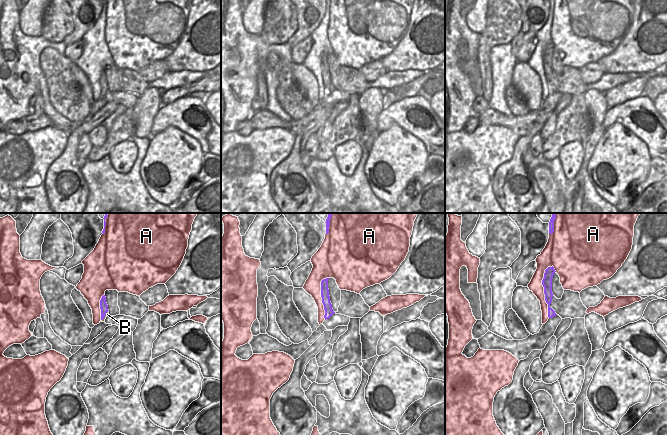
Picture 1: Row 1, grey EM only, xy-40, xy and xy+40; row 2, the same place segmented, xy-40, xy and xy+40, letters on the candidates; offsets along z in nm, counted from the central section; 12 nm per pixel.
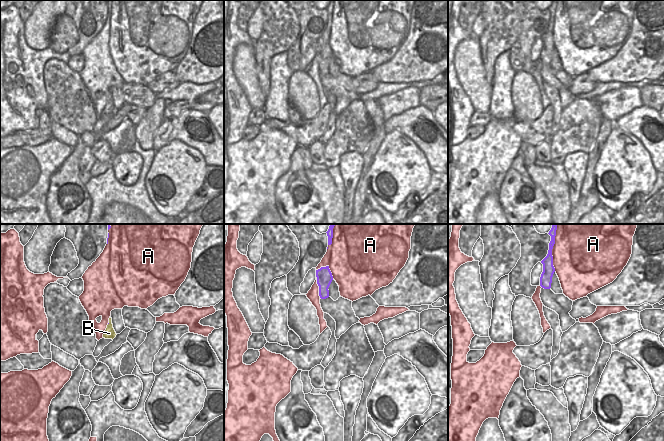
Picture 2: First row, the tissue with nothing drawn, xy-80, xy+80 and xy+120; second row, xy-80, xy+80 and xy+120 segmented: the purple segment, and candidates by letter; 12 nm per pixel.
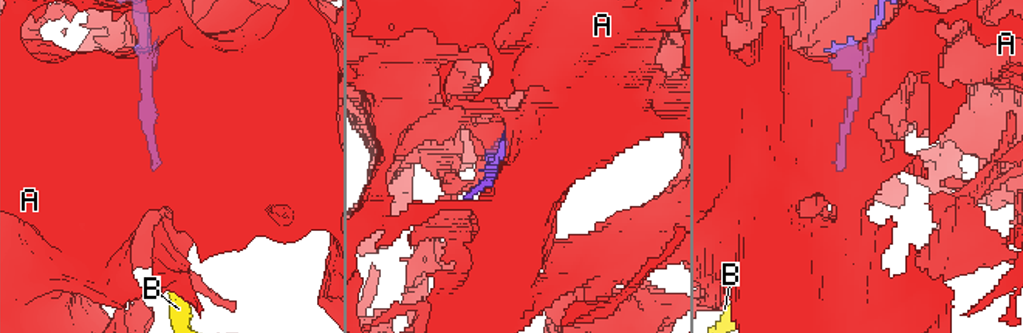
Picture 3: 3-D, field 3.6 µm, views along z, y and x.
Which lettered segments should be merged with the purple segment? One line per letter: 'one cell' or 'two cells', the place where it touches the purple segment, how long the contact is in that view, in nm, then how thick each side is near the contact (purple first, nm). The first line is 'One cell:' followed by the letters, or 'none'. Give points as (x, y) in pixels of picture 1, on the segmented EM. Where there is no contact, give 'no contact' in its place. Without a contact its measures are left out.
One cell: B
A: two cells; contact xy+40 (544, 290); length 650 nm; calibres 120 and 160 nm
B: one cell; contact xy-40 (105, 314); length 160 nm; calibres 100 and 50 nm

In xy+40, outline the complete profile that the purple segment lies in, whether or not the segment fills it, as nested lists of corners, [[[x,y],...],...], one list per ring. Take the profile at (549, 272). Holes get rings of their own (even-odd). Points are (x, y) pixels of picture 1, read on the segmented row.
[[[548,267],[545,270],[544,273],[544,278],[542,280],[542,285],[544,287],[544,294],[545,294],[545,301],[548,304],[548,317],[552,318],[554,316],[556,316],[557,314],[555,313],[555,311],[550,307],[550,304],[552,302],[552,297],[553,297],[553,293],[552,293],[552,279],[553,279],[553,275],[555,273],[555,269],[554,267]]]

